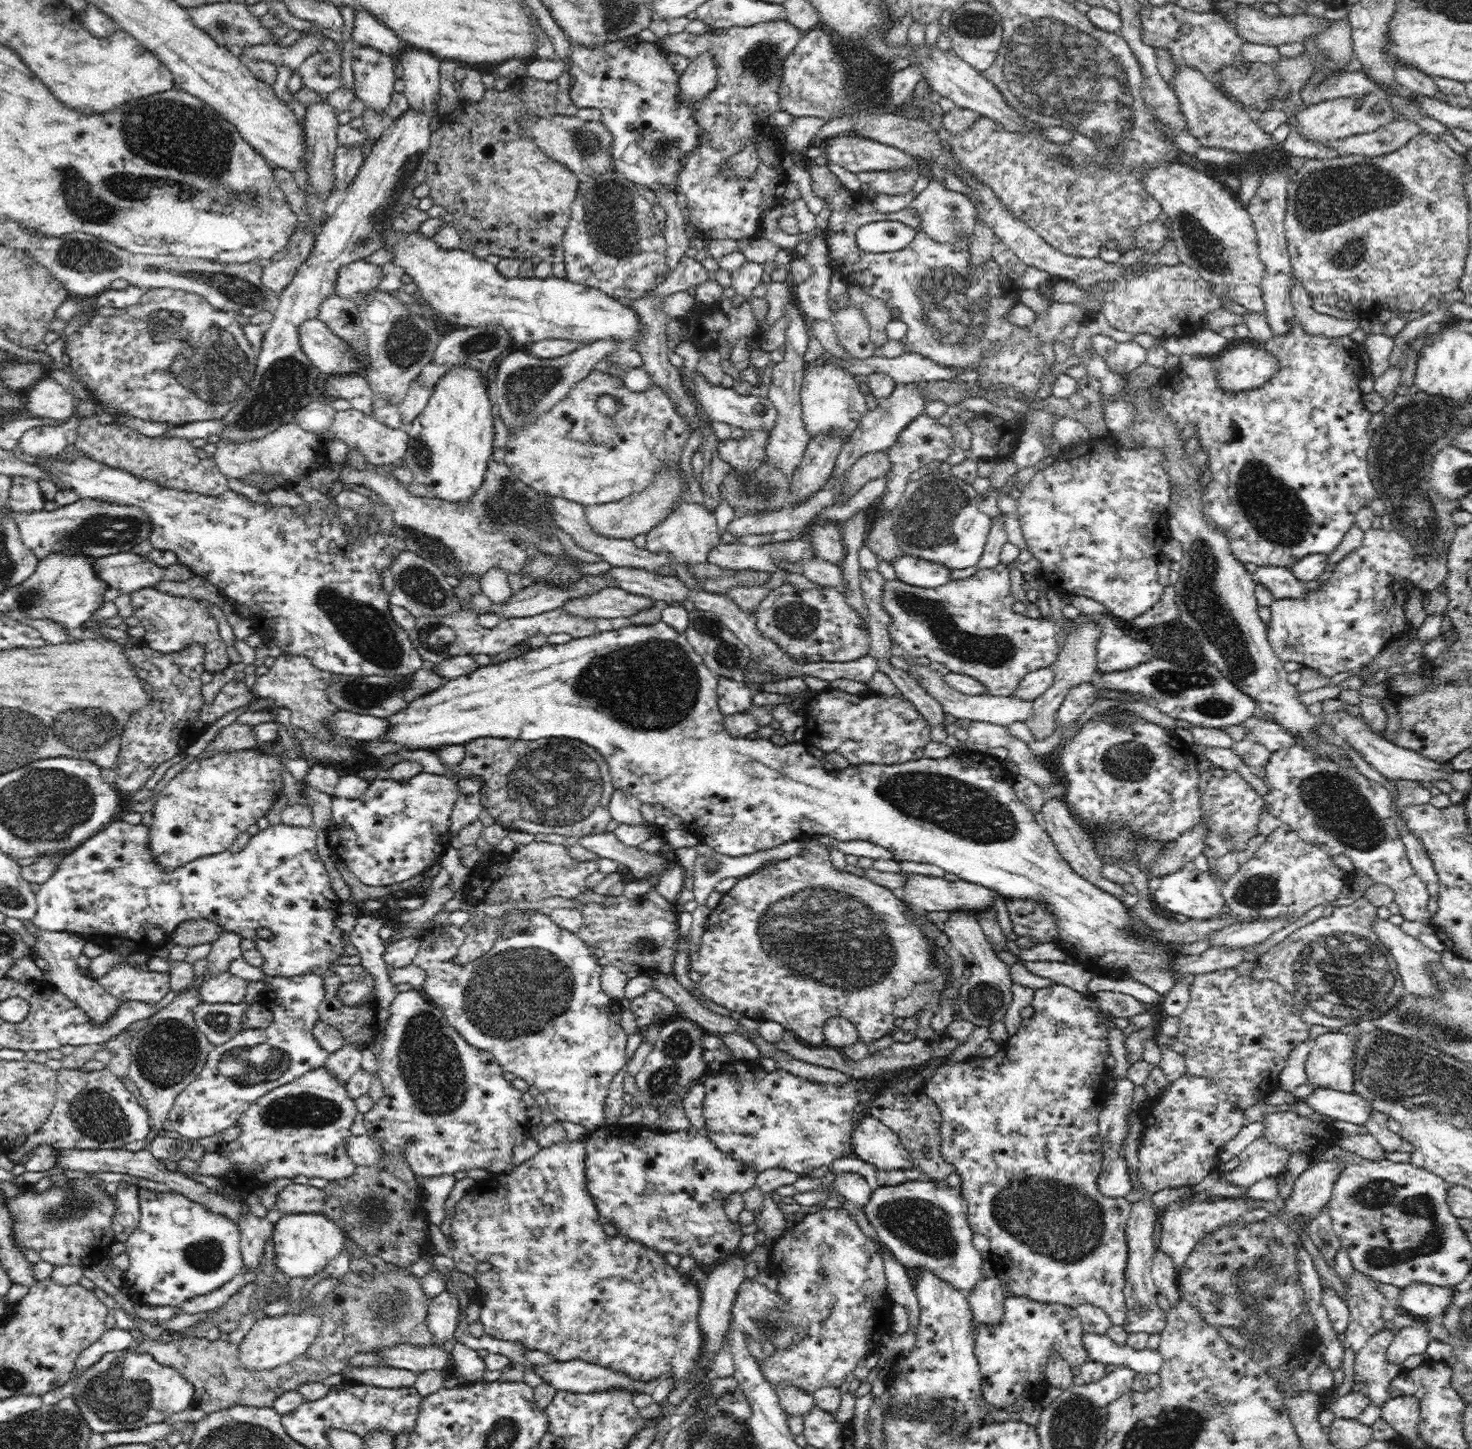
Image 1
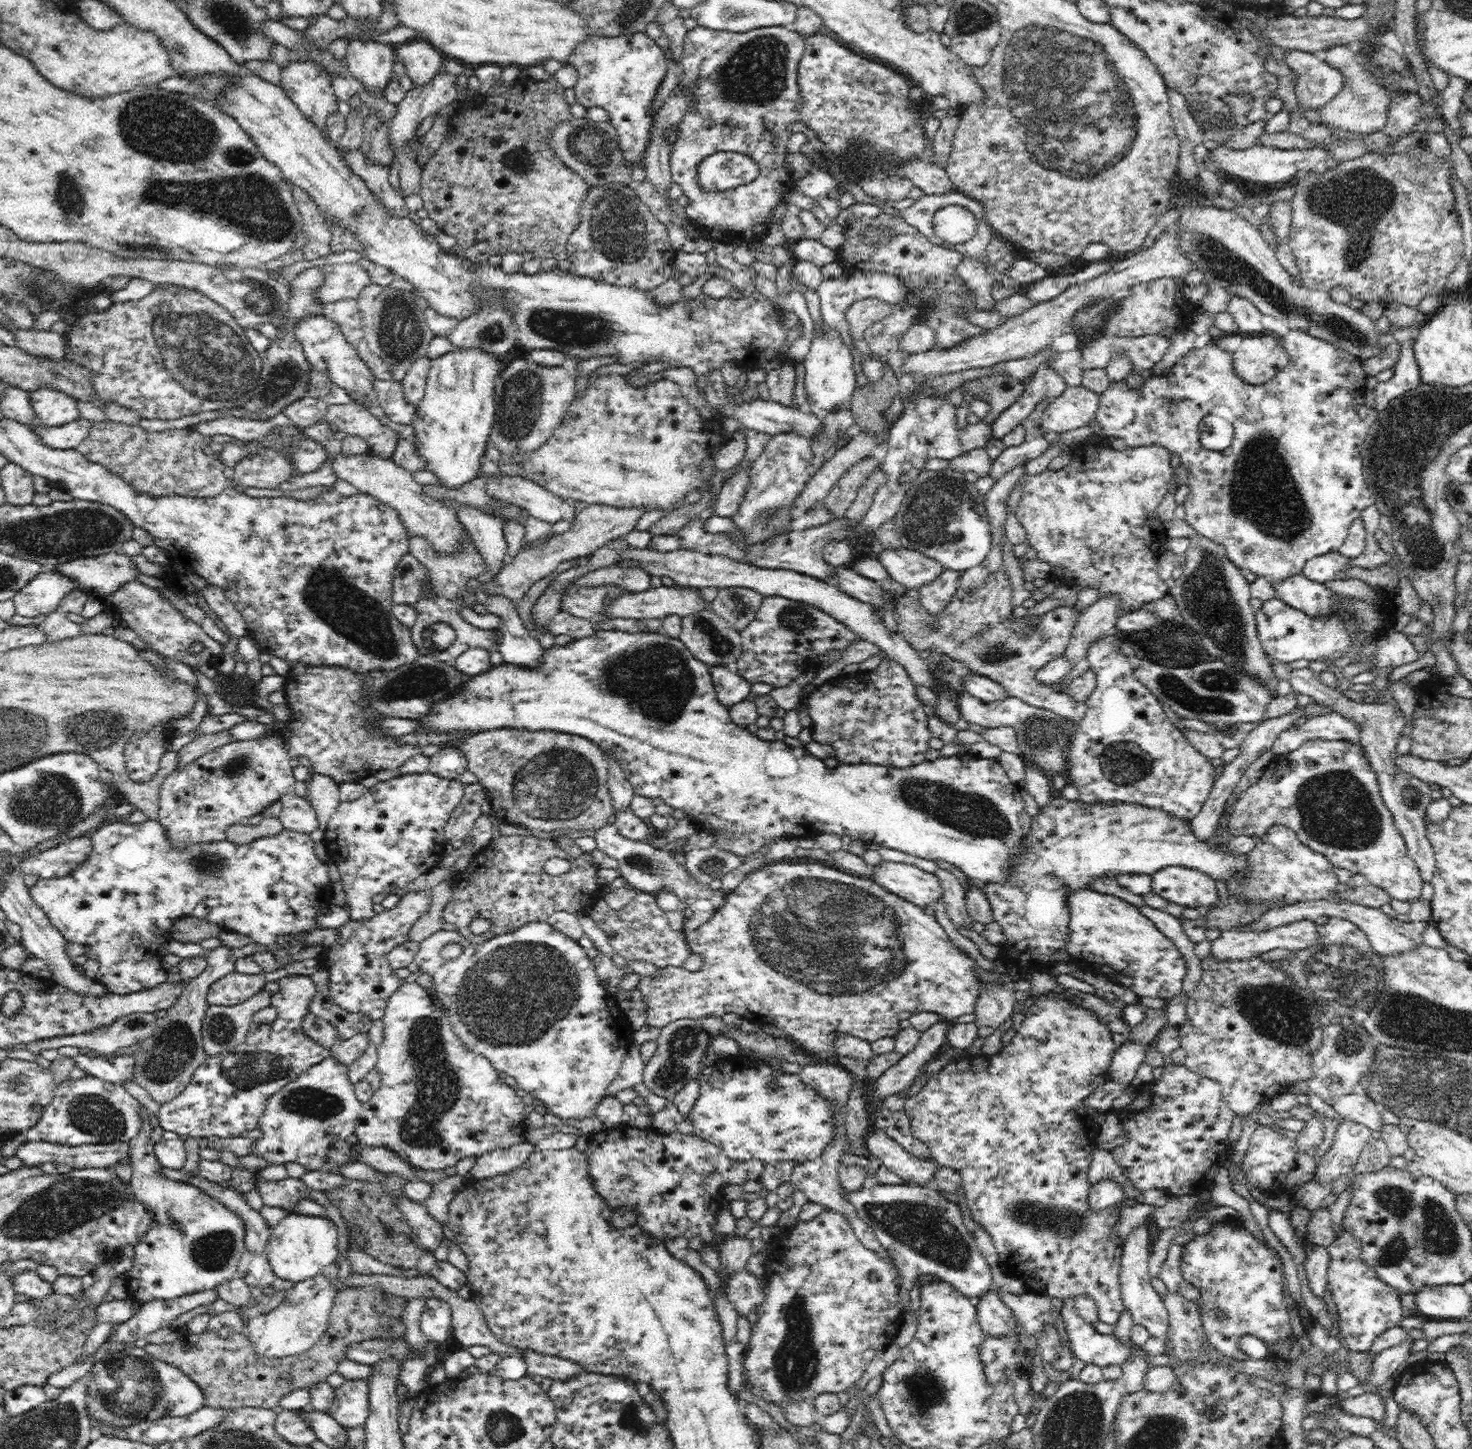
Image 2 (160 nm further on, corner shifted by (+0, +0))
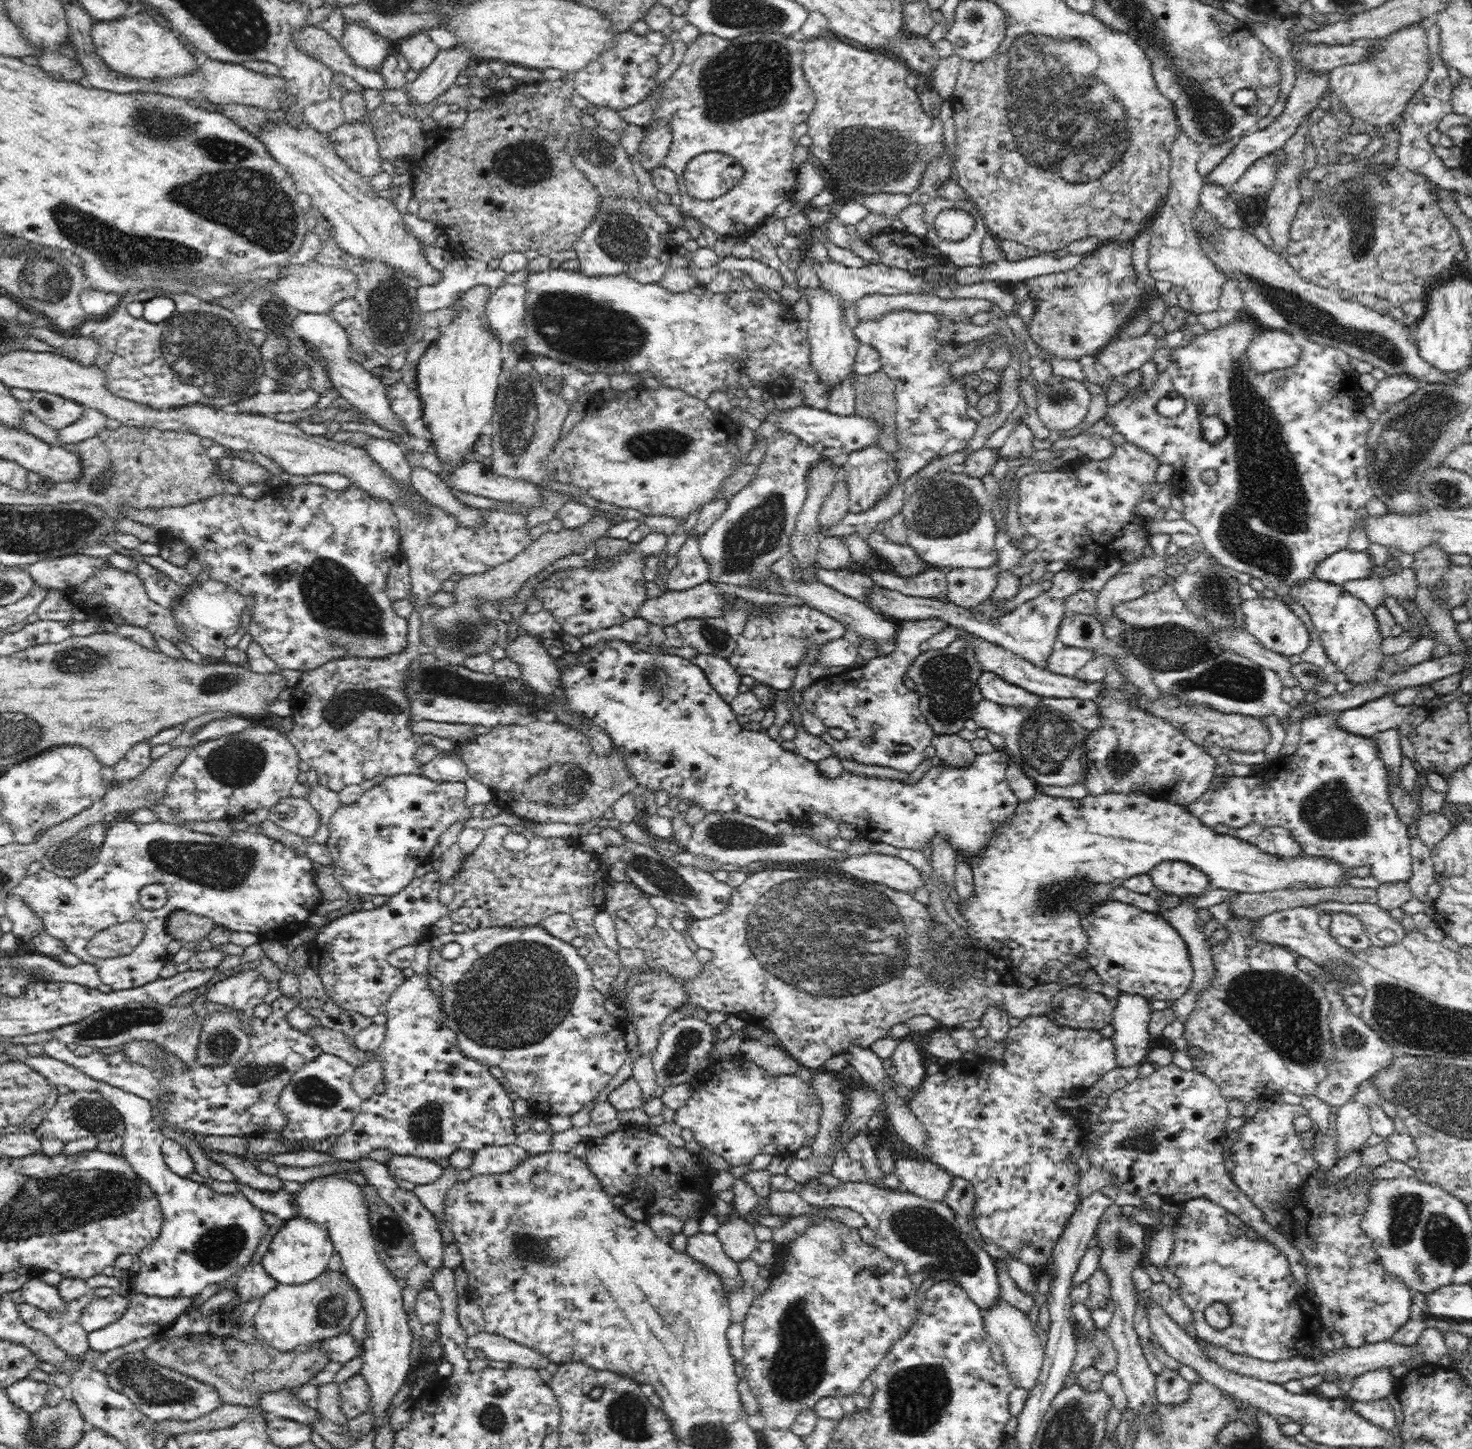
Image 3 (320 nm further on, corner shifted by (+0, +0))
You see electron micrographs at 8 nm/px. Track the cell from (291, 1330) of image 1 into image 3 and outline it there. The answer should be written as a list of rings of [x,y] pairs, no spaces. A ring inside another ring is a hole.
[[[342,1270],[326,1271],[304,1284],[278,1283],[261,1300],[253,1325],[260,1340],[279,1351],[299,1351],[317,1341],[348,1333],[351,1322],[362,1307],[360,1293],[350,1285],[346,1274]]]

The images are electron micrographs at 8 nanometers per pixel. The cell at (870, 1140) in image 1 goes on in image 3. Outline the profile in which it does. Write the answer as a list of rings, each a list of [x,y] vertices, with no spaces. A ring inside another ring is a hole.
[[[894,1157],[894,1173],[898,1176],[902,1188],[927,1198],[932,1202],[943,1202],[946,1192],[950,1190],[952,1176],[939,1165],[928,1160],[912,1157]]]

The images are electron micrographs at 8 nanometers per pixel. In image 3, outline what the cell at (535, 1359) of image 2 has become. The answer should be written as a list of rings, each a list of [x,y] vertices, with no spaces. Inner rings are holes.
[[[485,1330],[467,1338],[467,1348],[482,1350],[485,1358],[496,1362],[508,1362],[512,1367],[546,1369],[550,1361],[537,1350]]]

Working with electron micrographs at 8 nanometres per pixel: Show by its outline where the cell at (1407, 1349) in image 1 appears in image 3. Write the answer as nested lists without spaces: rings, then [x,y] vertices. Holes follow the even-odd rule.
[[[1388,1368],[1366,1372],[1356,1377],[1353,1383],[1345,1398],[1360,1403],[1386,1399],[1397,1389],[1397,1380]]]

